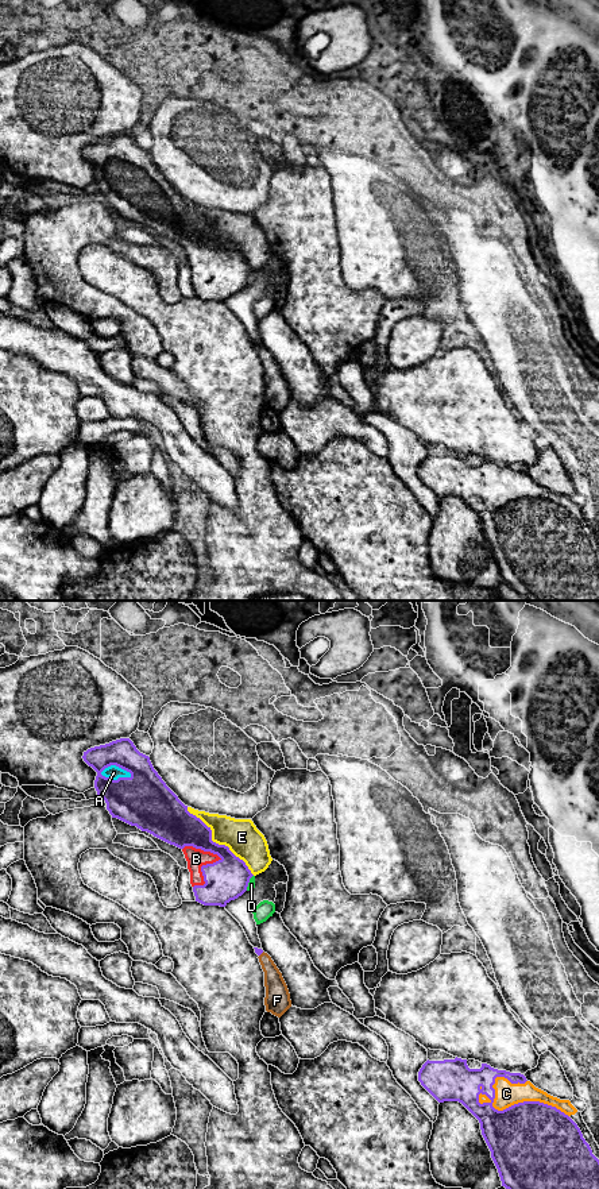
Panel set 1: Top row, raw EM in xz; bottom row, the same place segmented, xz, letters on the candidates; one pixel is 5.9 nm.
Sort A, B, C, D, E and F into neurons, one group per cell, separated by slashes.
A B C F / D / E

